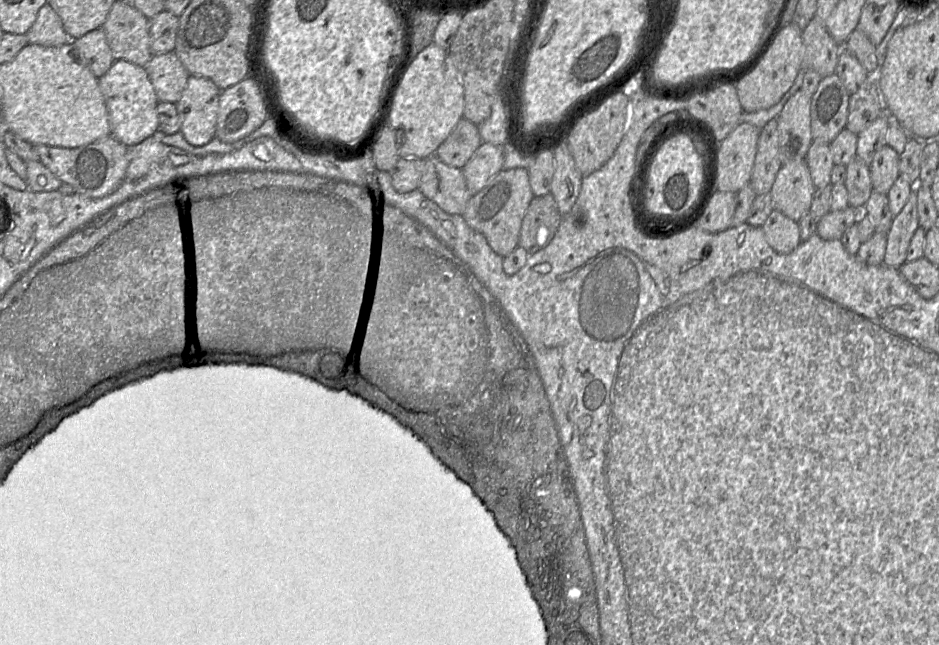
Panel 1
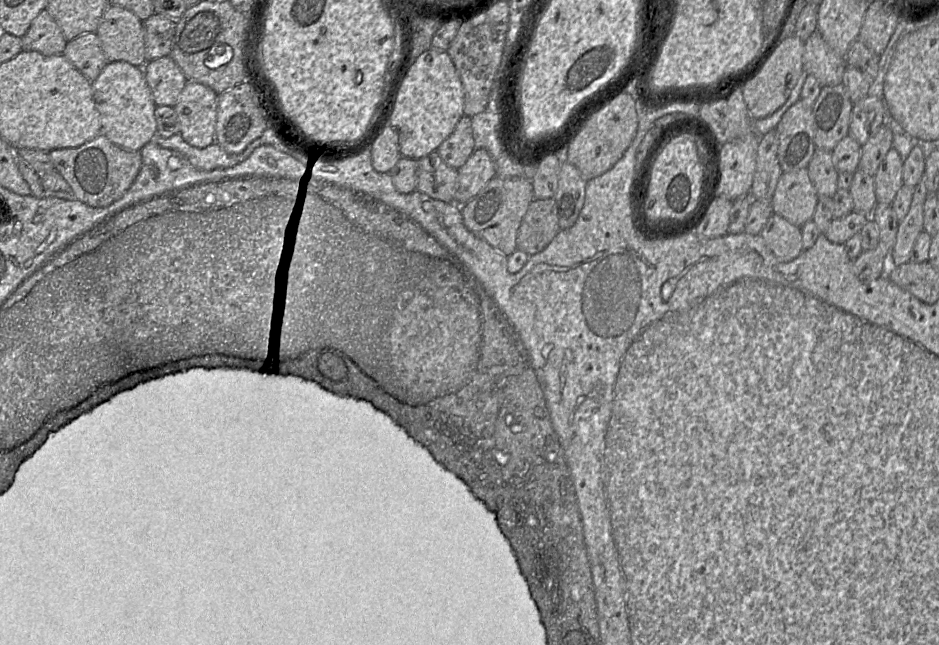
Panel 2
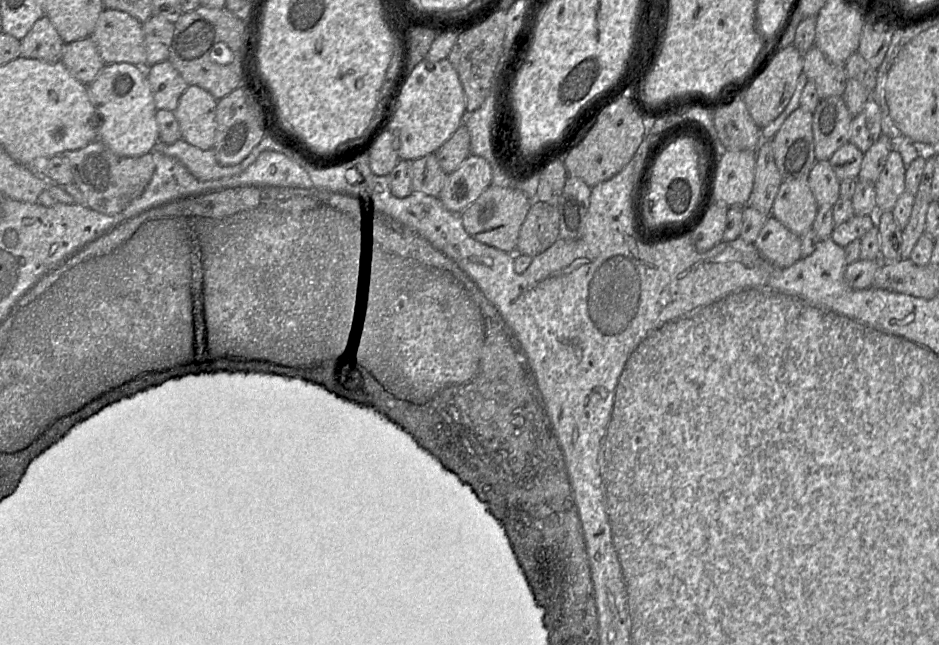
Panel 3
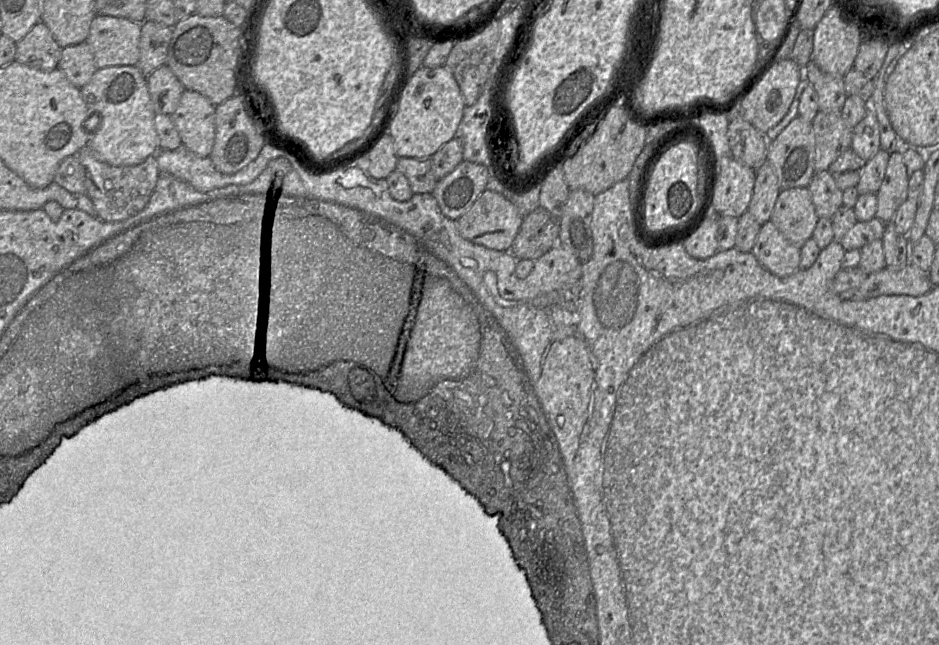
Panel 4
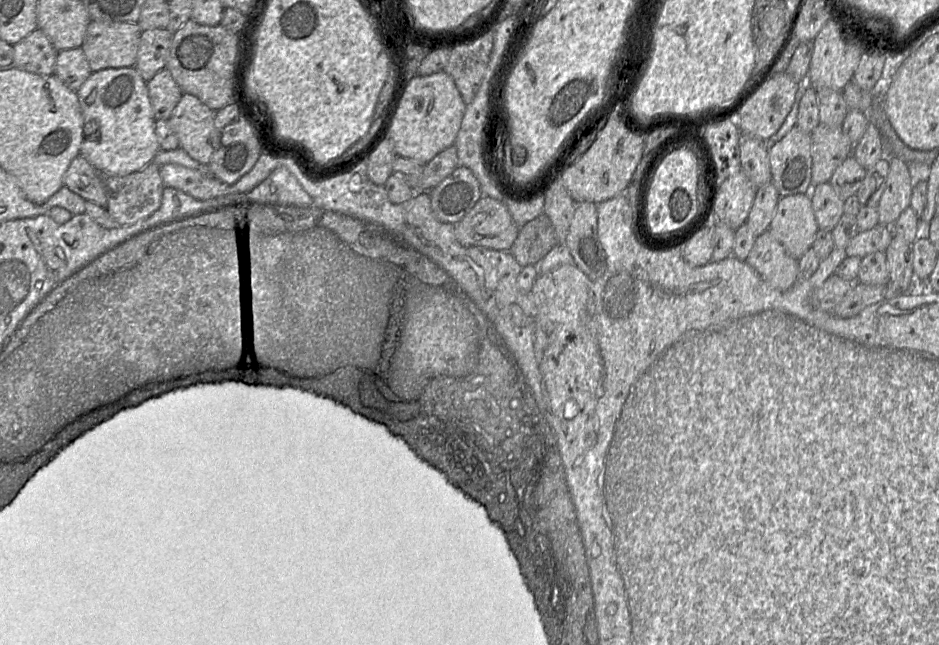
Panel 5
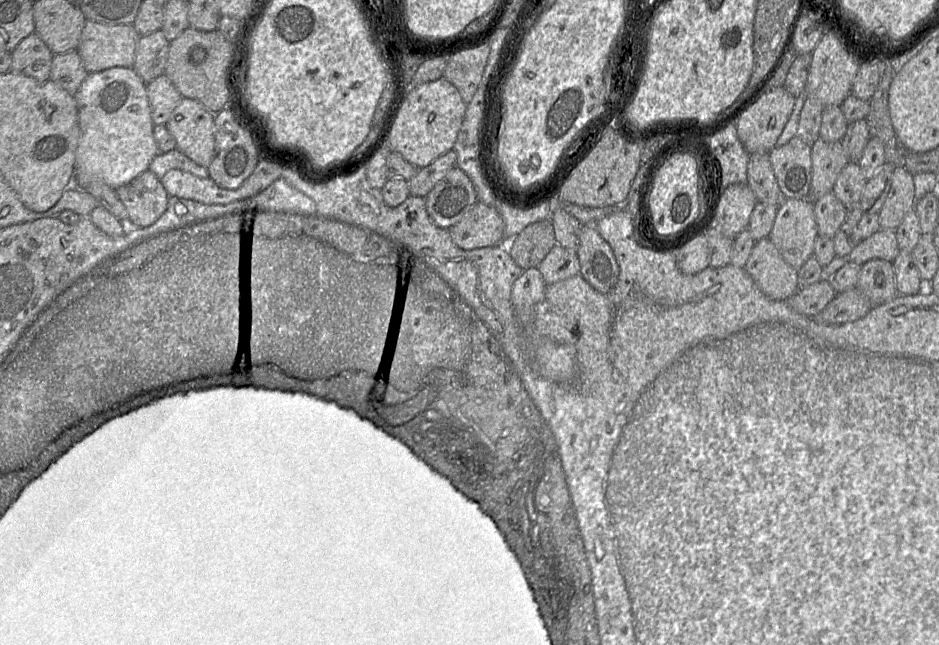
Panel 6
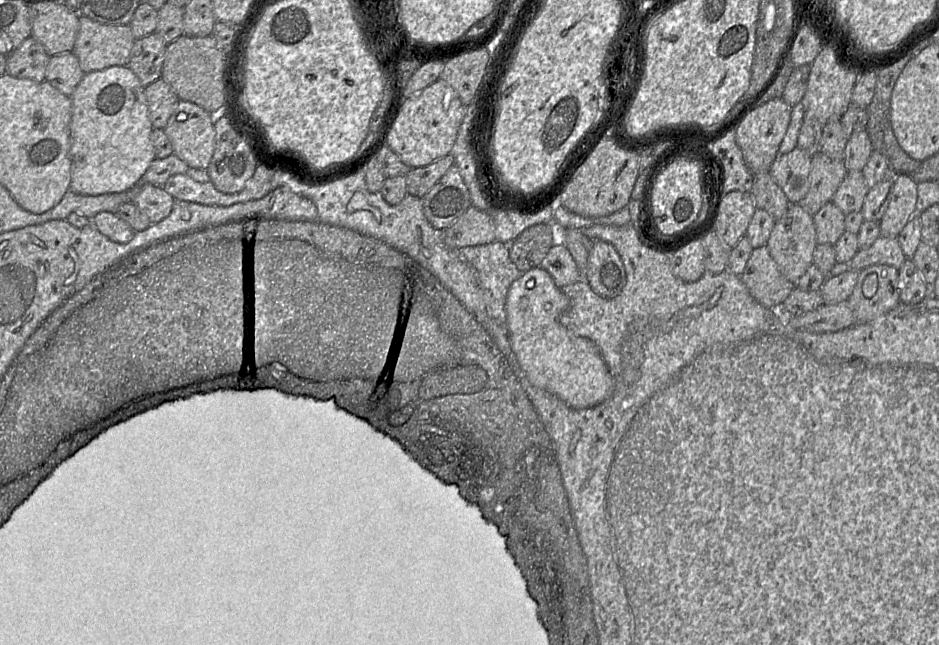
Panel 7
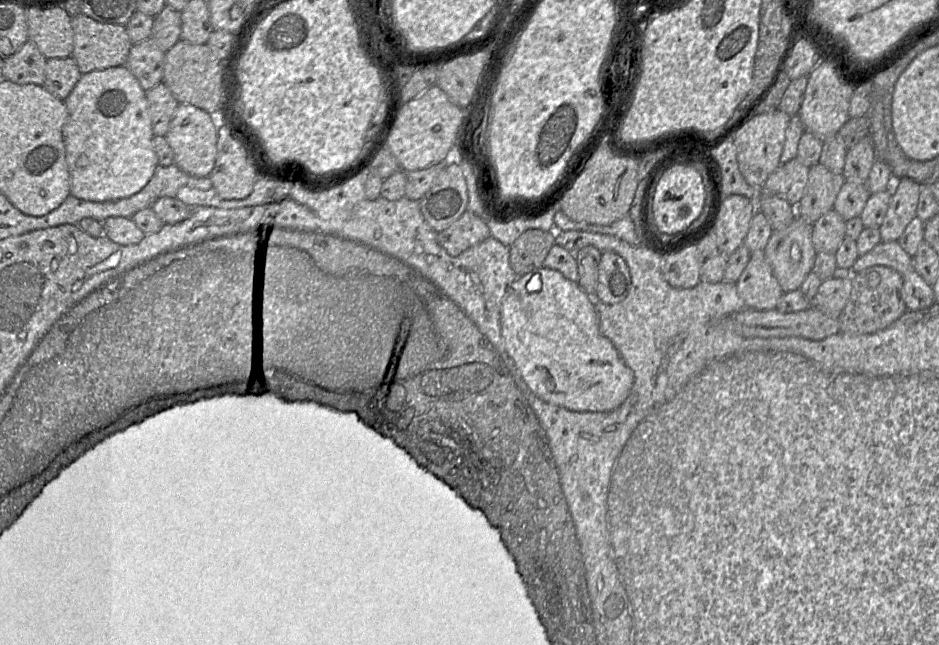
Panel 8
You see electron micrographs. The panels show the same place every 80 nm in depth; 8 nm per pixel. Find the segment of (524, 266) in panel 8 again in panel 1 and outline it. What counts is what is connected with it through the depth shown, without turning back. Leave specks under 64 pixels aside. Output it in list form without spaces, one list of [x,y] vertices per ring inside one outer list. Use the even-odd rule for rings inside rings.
[[[551,193],[534,196],[521,222],[518,246],[533,254],[554,237],[562,216]]]

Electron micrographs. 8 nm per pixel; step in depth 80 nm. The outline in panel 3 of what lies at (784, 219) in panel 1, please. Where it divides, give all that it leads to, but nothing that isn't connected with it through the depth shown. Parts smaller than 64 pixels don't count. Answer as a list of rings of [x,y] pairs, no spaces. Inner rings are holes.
[[[772,215],[768,216],[754,245],[778,267],[789,267],[802,258],[802,238]]]

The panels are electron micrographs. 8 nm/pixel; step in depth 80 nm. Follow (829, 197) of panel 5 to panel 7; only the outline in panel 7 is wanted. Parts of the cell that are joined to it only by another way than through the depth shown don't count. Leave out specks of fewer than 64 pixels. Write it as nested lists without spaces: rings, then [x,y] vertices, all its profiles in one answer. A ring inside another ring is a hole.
[[[832,201],[813,215],[817,244],[834,245],[845,229],[845,214]]]

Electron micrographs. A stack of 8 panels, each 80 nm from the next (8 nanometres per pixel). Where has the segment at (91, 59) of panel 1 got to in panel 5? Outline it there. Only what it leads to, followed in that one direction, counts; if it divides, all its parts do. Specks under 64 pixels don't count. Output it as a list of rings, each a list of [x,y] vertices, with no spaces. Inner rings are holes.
[[[82,47],[58,52],[54,74],[71,90],[77,91],[91,73]]]

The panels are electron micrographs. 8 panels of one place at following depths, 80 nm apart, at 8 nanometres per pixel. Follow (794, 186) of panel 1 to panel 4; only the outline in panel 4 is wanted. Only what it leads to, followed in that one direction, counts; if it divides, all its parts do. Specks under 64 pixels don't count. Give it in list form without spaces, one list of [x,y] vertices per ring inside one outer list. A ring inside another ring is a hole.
[[[808,187],[782,189],[771,221],[792,244],[801,248],[812,237],[818,215]]]

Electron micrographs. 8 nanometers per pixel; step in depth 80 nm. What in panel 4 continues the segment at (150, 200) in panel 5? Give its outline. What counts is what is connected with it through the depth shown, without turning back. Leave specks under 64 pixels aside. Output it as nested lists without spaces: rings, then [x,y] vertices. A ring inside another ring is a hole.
[[[85,147],[76,157],[86,174],[85,195],[92,201],[99,219],[106,222],[122,221],[138,214],[146,207],[160,174],[155,156],[150,156],[141,164],[134,166],[111,166],[98,160],[88,147]]]

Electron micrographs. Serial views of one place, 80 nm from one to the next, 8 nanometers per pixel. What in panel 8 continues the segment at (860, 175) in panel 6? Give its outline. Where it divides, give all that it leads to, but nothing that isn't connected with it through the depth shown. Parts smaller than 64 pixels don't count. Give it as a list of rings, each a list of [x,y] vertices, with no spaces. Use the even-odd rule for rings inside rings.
[[[846,181],[836,197],[833,209],[845,221],[860,217],[870,195],[866,183]]]

